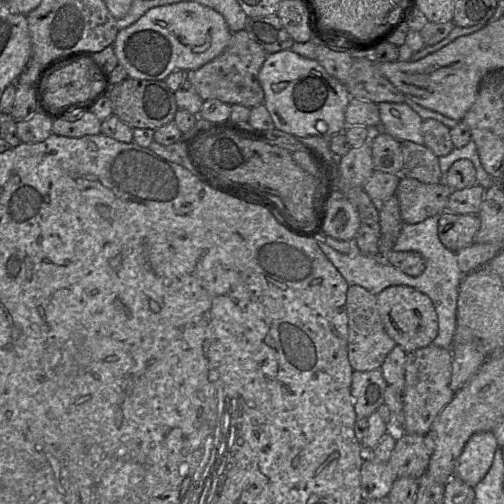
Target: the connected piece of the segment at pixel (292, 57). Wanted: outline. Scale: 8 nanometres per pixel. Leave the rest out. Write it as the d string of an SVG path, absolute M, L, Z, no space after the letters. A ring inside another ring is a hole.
M290 49L267 55L258 75L264 91L263 104L275 129L298 137L330 138L346 128L345 110L351 99L344 82L331 76L317 60L298 55Z

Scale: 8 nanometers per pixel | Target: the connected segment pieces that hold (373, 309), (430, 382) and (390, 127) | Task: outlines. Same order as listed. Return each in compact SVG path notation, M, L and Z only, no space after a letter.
M350 285L346 294L348 316L348 361L354 371L371 371L380 369L388 353L396 346L386 333L380 320L376 296L359 285Z
M433 343L407 353L402 391L403 424L398 432L420 435L428 433L434 419L455 394L450 388L451 365L451 348L442 348Z
M405 102L378 103L380 129L399 141L423 143L421 123L423 119Z

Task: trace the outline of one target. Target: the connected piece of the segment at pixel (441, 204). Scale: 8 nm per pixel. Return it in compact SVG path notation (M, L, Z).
M401 177L395 196L404 223L415 224L446 210L451 189L442 181L427 184L410 177Z

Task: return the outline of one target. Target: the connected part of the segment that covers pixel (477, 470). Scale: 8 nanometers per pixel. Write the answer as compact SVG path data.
M493 431L473 434L456 460L453 475L474 487L491 468L497 448Z

